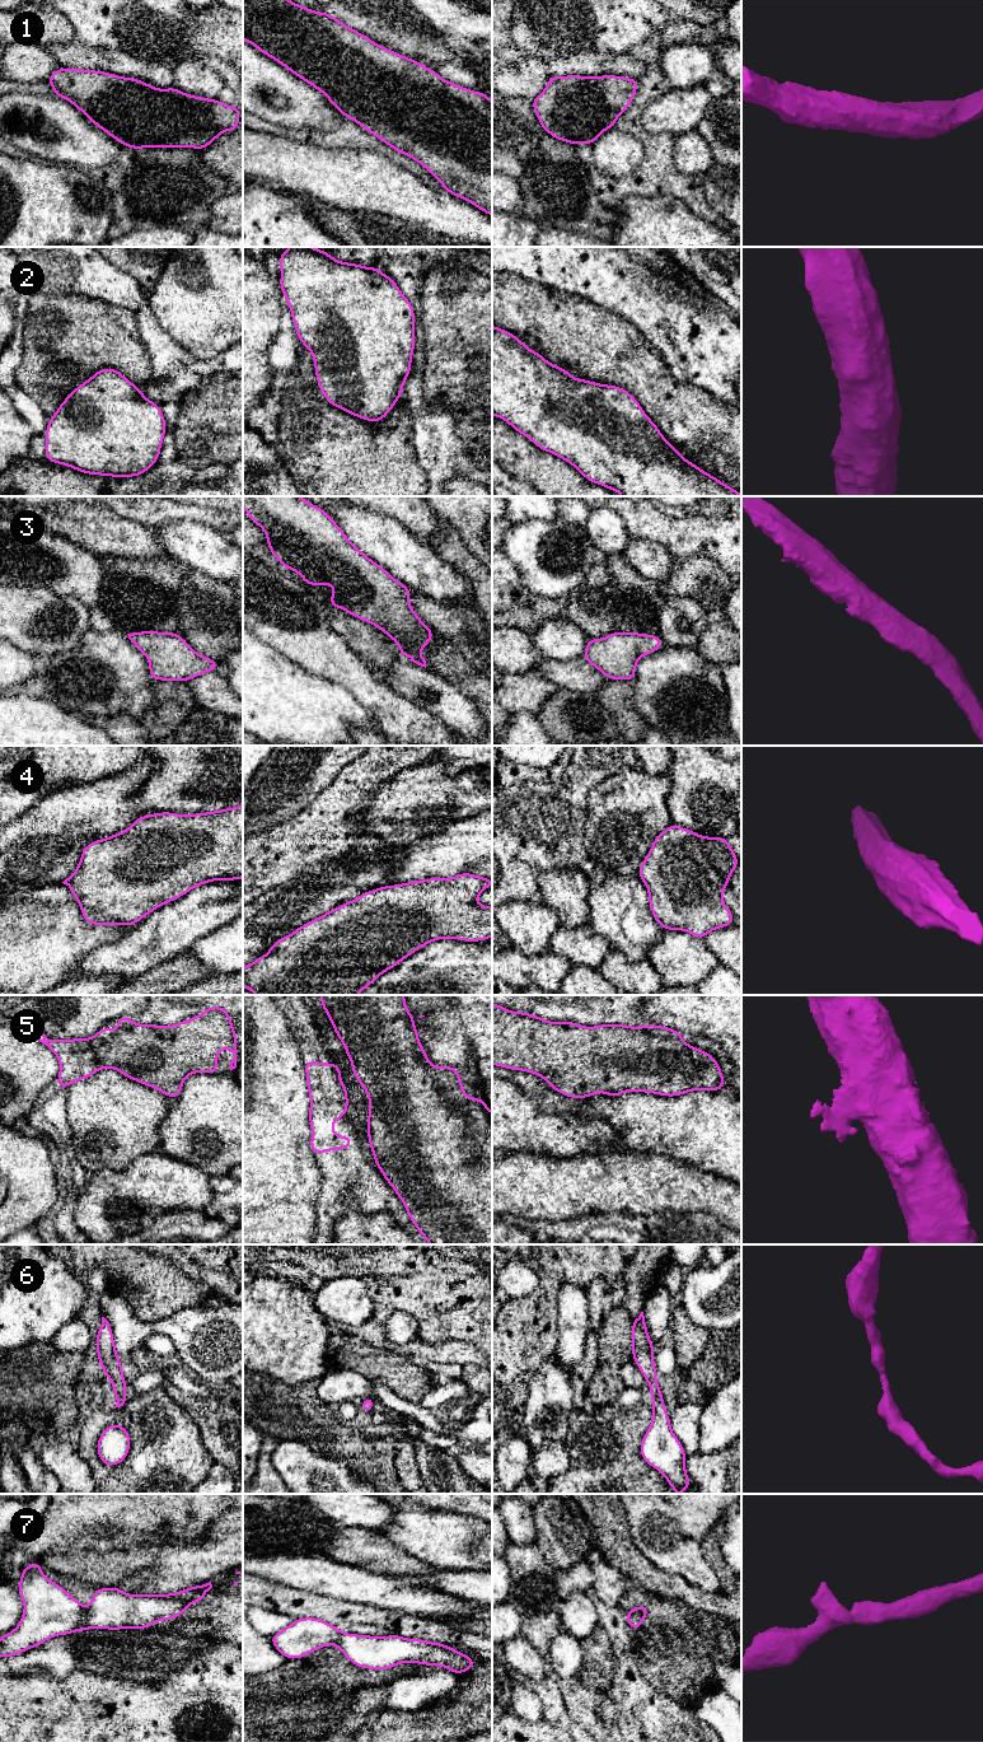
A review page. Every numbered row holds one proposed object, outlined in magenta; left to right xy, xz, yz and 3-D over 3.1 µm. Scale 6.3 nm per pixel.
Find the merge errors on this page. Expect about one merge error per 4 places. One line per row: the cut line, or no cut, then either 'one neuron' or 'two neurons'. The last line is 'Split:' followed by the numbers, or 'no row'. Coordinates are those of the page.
1: no cut; one neuron
2: no cut; one neuron
3: no cut; one neuron
4: no cut; one neuron
5: no cut; one neuron
6: no cut; one neuron
7: no cut; one neuron
Split: no row

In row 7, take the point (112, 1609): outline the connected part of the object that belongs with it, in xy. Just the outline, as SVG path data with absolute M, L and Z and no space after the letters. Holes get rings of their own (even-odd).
M41 1561L22 1569L18 1592L24 1610L18 1626L8 1634L0 1635L0 1658L9 1658L38 1647L50 1638L70 1635L89 1629L122 1630L148 1629L158 1621L174 1620L193 1602L203 1602L205 1593L212 1588L211 1582L193 1585L168 1594L127 1594L118 1587L95 1588L90 1605L85 1608L65 1588L48 1579L41 1570Z

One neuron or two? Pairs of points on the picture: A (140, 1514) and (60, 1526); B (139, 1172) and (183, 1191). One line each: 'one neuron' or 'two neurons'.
A: one neuron
B: one neuron

